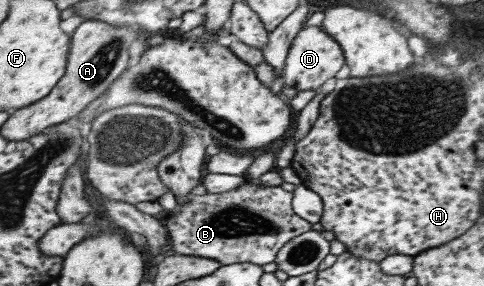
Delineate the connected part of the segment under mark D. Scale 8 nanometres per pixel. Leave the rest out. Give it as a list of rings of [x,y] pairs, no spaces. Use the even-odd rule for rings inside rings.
[[[303,26],[291,40],[279,77],[283,78],[285,86],[293,87],[297,91],[315,91],[327,79],[334,77],[344,63],[339,44],[329,34],[319,27]]]

